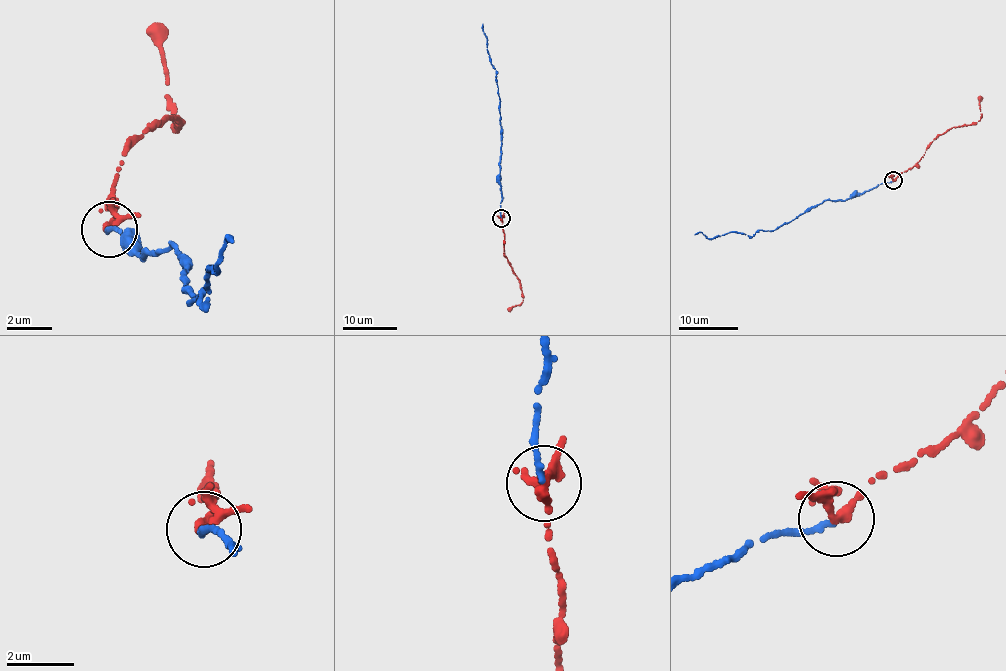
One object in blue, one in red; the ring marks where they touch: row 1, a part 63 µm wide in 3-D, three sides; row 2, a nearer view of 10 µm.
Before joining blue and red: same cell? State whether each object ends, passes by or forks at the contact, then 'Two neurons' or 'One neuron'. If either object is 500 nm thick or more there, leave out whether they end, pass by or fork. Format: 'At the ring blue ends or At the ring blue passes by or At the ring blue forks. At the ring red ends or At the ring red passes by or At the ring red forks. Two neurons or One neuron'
At the ring blue ends. At the ring red forks. One neuron

